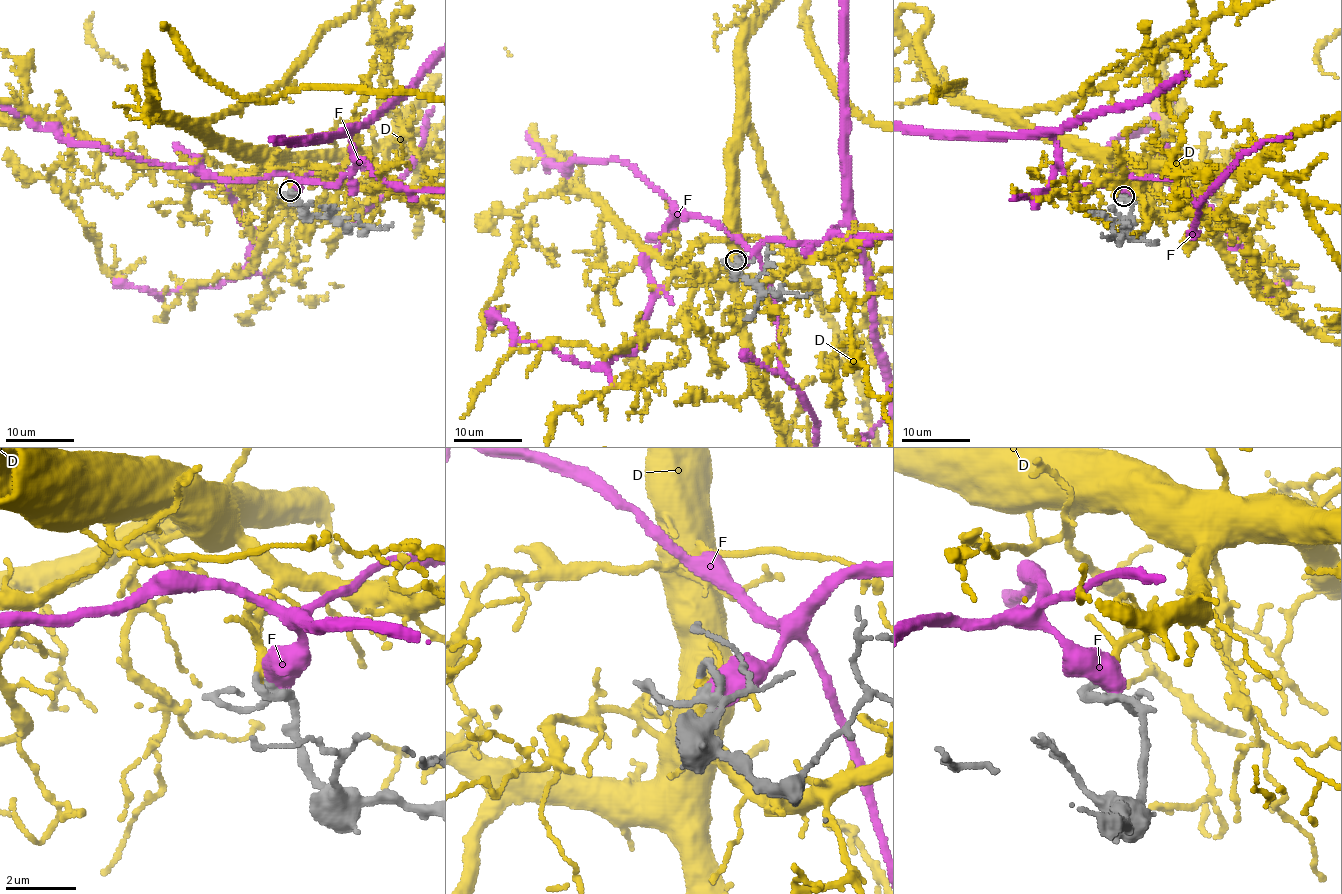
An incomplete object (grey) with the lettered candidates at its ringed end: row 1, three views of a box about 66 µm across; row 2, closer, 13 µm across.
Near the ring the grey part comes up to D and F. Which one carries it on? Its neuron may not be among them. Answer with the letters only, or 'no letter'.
D

